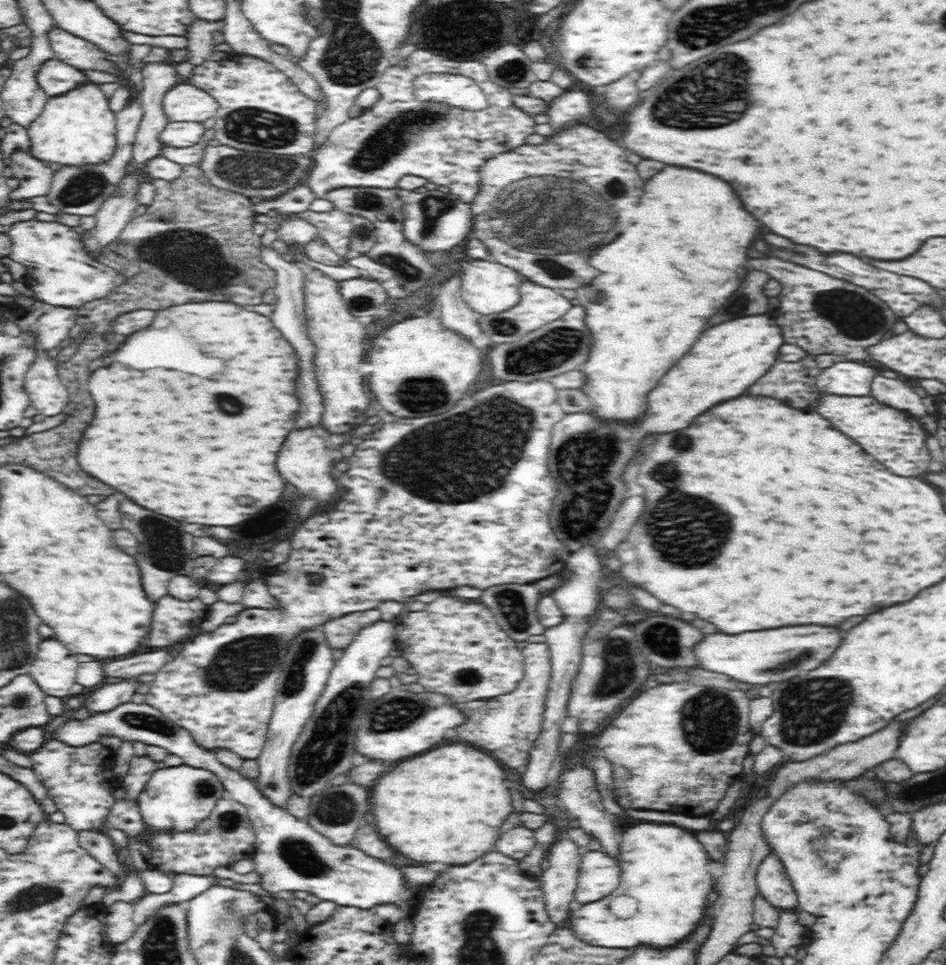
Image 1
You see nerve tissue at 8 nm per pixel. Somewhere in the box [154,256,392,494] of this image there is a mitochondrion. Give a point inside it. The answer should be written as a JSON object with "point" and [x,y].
{"point":[216,407]}

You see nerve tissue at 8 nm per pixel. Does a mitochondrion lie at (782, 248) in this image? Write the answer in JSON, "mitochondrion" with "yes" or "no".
{"mitochondrion":"yes"}

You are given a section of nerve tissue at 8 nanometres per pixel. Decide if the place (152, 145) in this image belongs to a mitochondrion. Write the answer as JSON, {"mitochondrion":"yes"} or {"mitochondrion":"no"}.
{"mitochondrion":"no"}

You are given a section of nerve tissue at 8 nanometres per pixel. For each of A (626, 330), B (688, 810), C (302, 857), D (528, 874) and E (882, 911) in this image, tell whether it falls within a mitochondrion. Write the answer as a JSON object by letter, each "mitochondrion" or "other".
{"A":"other","B":"other","C":"mitochondrion","D":"other","E":"other"}

